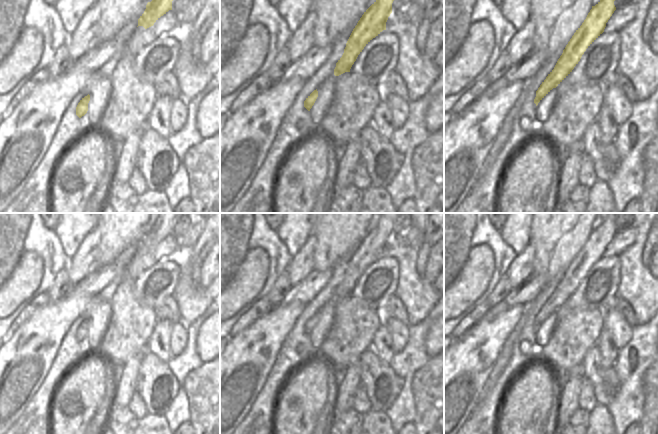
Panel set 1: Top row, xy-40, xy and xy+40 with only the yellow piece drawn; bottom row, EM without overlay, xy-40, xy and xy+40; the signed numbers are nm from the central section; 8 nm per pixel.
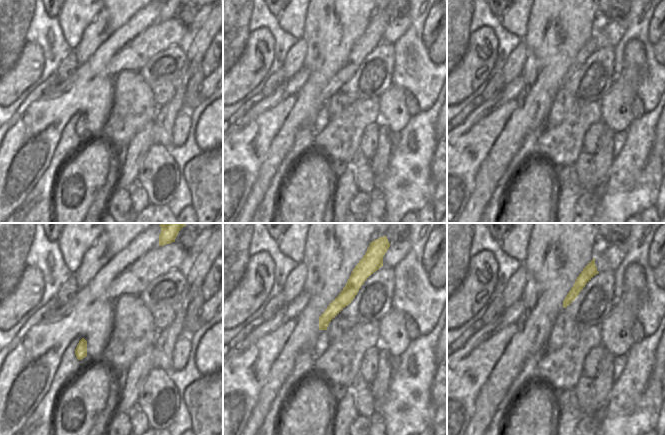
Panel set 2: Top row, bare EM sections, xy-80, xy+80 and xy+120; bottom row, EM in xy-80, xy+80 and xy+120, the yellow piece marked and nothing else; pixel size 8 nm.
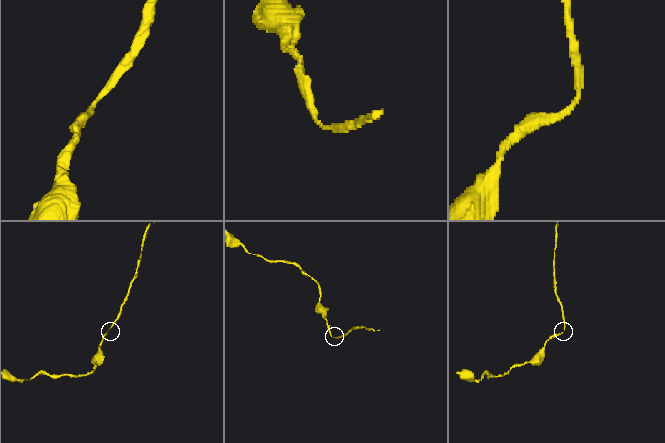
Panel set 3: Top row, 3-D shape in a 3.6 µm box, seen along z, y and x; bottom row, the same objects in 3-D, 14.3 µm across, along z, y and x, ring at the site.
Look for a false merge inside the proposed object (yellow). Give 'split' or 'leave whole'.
leave whole

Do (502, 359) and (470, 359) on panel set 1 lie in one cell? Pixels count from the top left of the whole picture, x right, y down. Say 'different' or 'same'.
different

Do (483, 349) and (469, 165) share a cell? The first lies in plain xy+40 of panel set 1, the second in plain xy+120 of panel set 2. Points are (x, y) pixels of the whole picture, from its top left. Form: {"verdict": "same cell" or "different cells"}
{"verdict": "same cell"}

